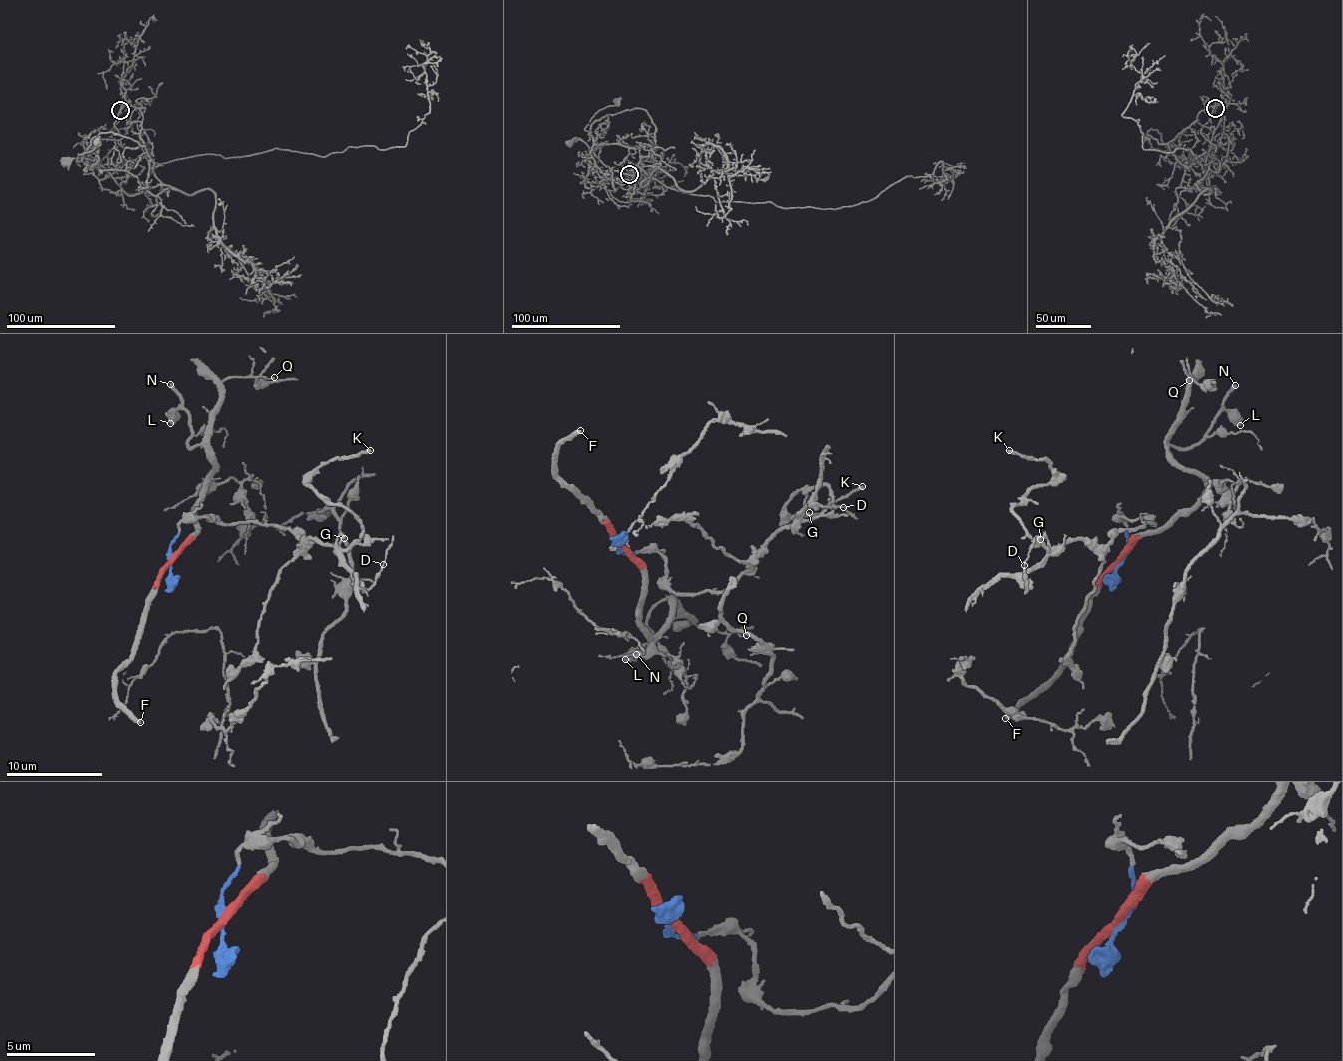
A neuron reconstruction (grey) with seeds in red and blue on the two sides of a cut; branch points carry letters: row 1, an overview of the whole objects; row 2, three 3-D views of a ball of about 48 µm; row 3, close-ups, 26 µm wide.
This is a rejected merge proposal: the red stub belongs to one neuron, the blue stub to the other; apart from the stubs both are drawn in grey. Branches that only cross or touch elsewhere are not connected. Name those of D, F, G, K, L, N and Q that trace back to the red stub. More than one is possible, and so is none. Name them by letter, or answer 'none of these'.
F, L, N, Q

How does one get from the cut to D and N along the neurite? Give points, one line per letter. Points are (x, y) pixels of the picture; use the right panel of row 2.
D: (1121, 560), (1119, 517), (1147, 518), (1154, 525), (1108, 543), (1031, 540), (1024, 564)
N: (1119, 560), (1143, 536), (1161, 532), (1192, 508), (1204, 481), (1182, 467), (1168, 448), (1199, 442), (1236, 384)

